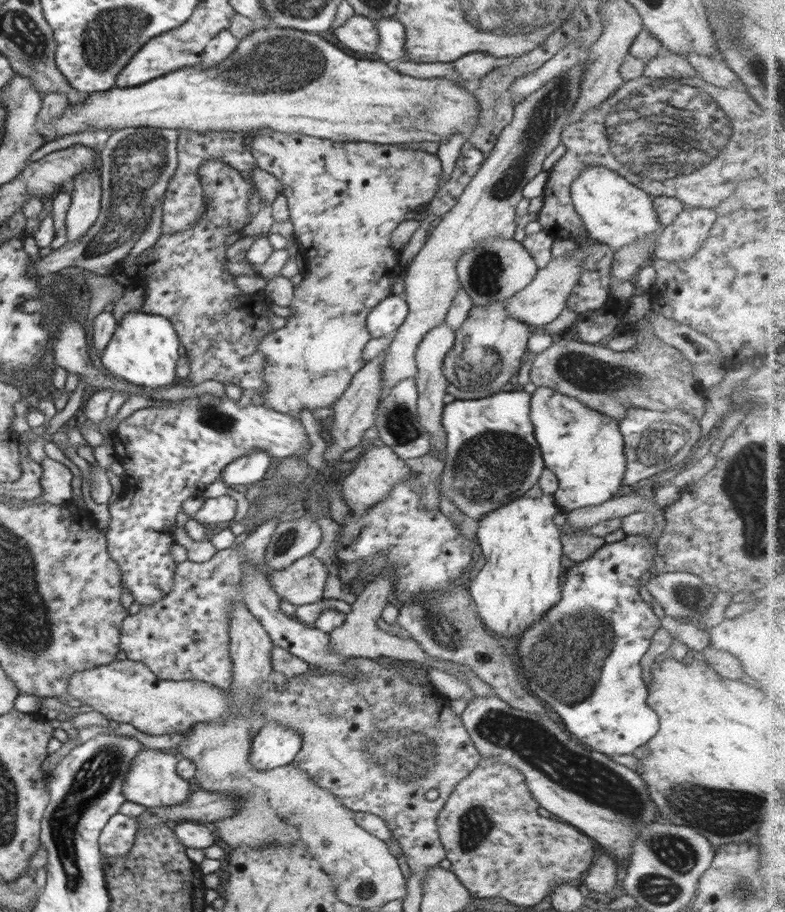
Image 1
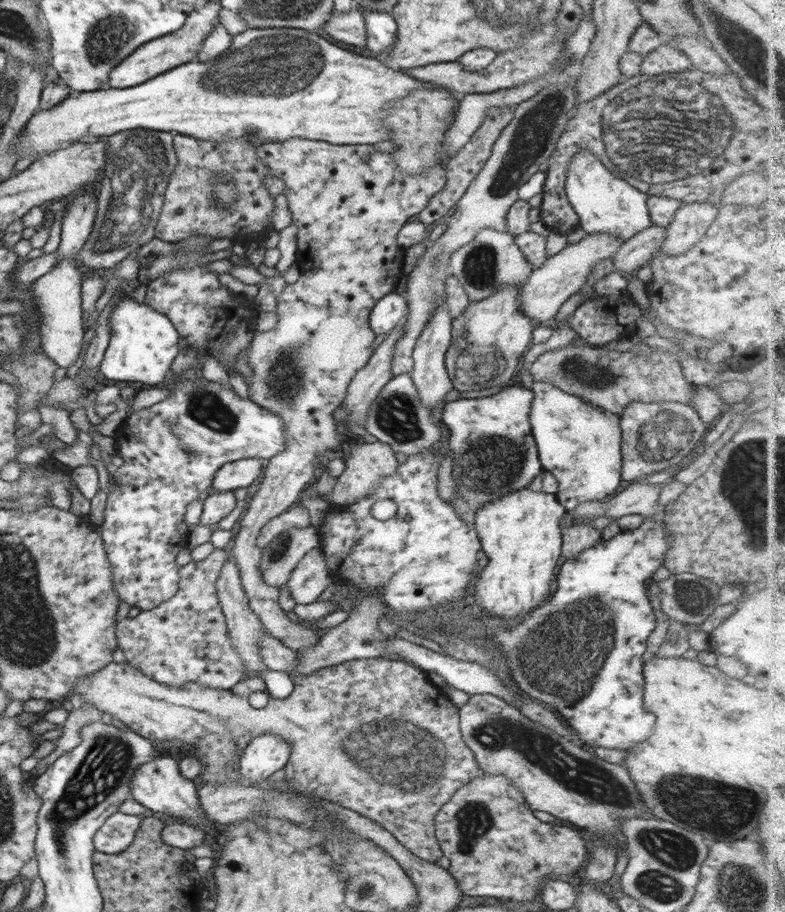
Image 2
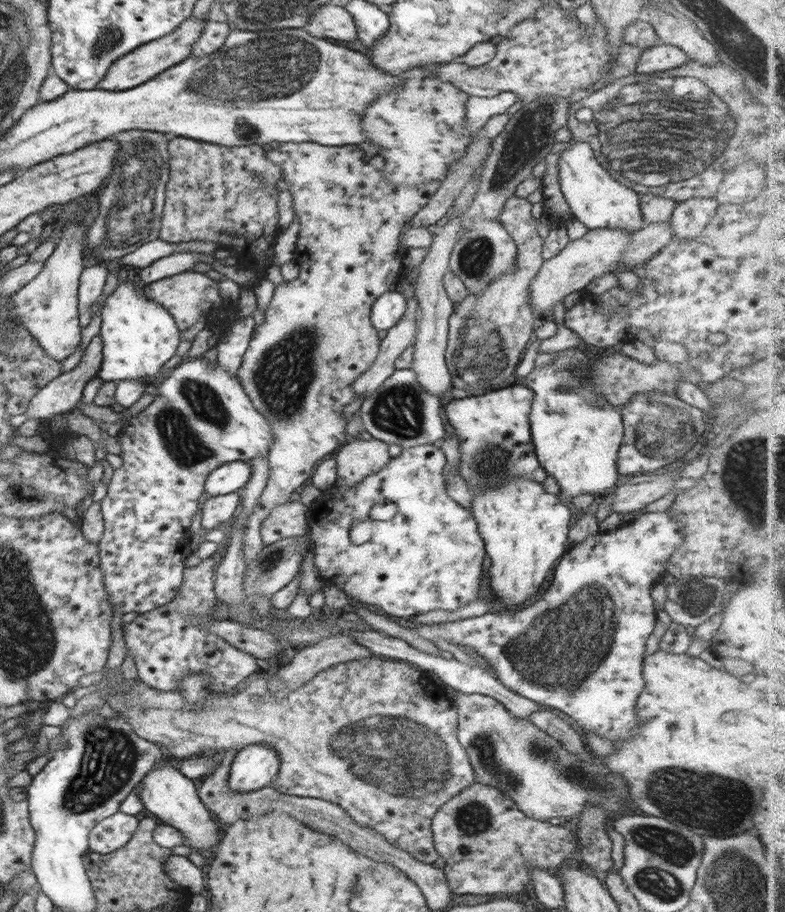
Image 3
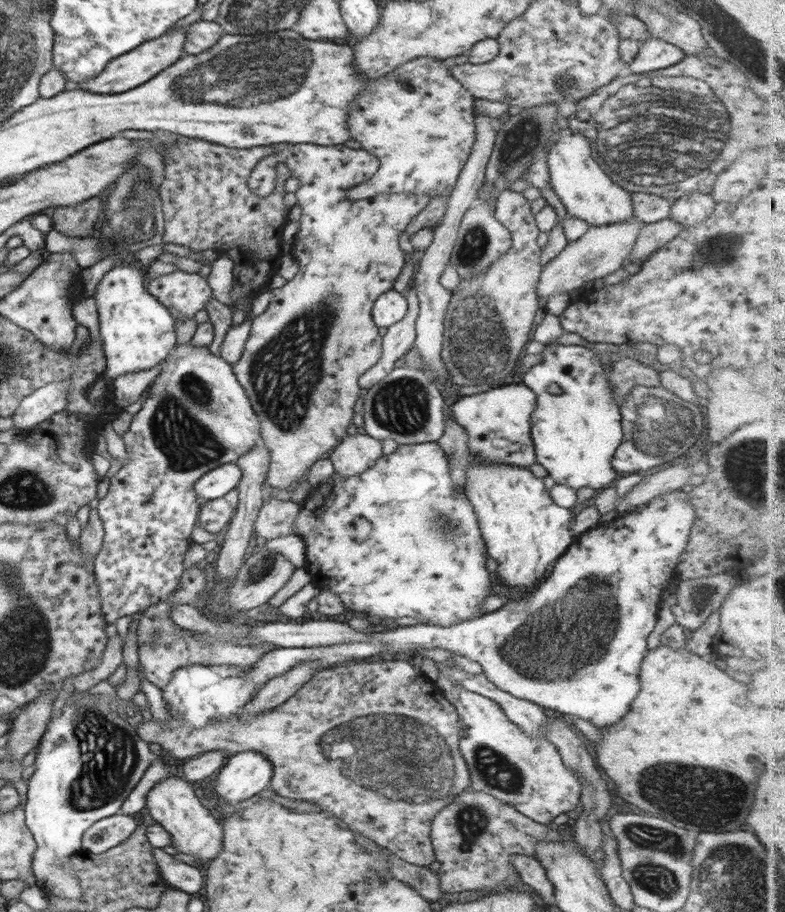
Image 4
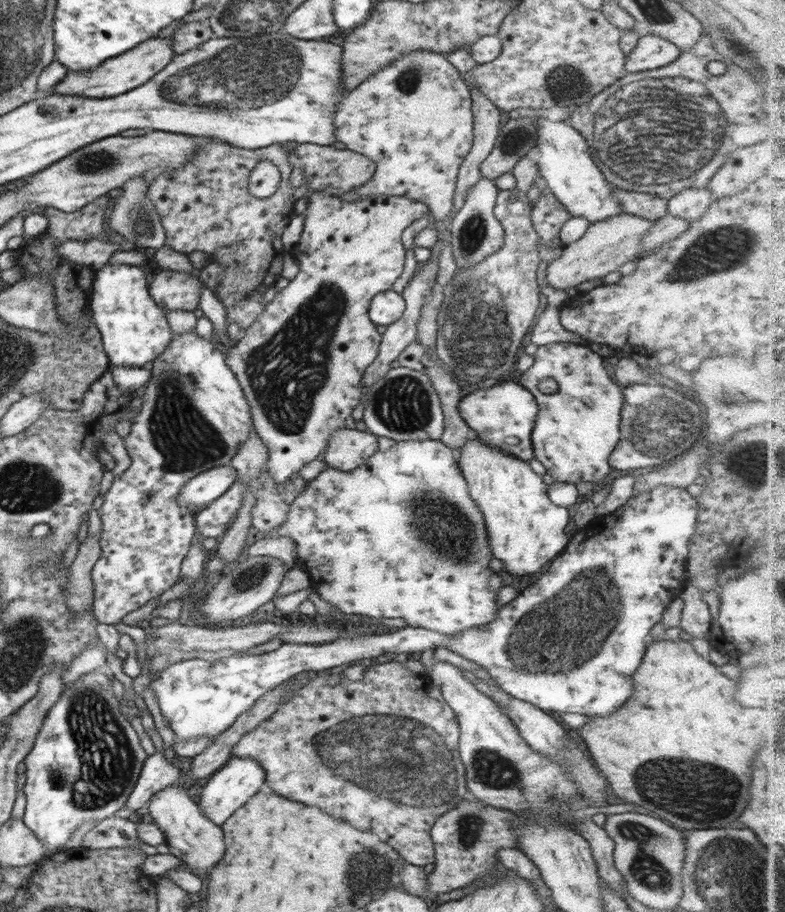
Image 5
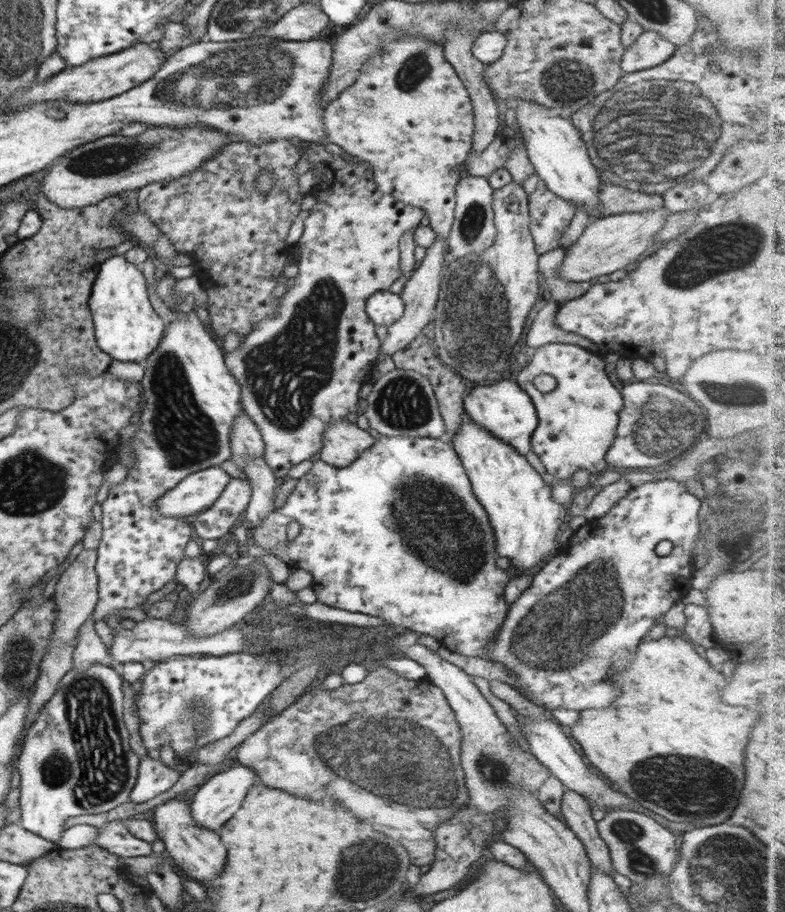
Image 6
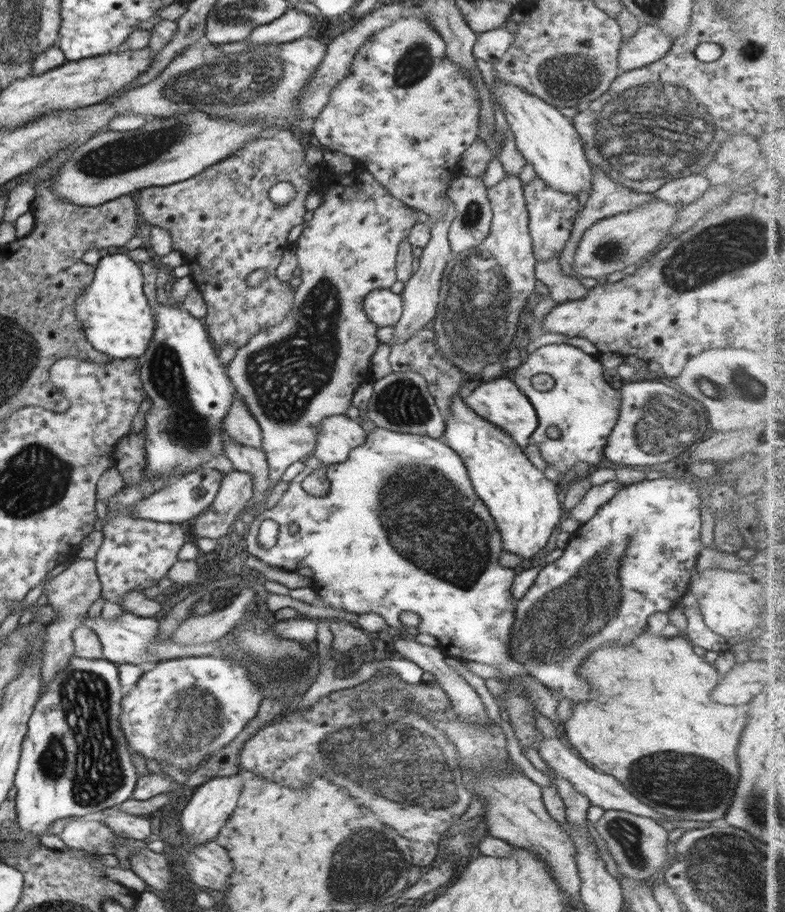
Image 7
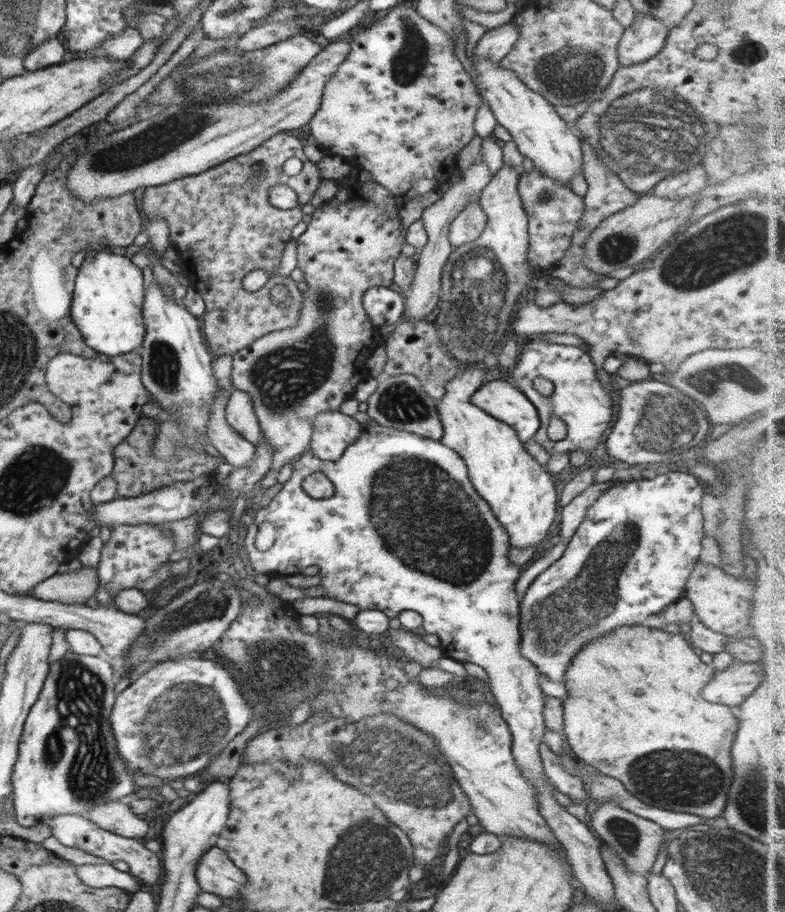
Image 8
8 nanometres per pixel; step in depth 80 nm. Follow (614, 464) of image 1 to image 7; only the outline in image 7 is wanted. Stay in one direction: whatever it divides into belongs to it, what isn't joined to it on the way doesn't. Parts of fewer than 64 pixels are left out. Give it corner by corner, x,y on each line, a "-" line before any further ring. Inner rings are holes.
568,343
544,345
534,352
524,353
523,355
522,366
516,368
516,372
514,372
514,382
526,394
530,403
534,406
538,418
538,429
531,435
530,442
536,444
544,461
550,464
552,469
558,471
560,476
573,470
577,462
586,462
589,466
598,466
605,460
605,446
614,426
617,424
621,406
619,392
612,388
608,374
600,363
600,357
586,353
-
536,374
550,374
555,380
554,388
549,392
535,390
530,380
-
550,426
556,426
562,431
560,439
549,440
546,430

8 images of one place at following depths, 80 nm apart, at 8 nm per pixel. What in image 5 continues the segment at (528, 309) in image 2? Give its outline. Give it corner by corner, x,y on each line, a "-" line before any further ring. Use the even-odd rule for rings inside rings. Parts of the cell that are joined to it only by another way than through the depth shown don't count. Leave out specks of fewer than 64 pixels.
618,213
610,218
591,223
582,238
563,247
562,254
554,262
548,263
546,269
548,284
554,289
564,290
618,271
626,262
639,258
643,236
653,224
655,224
653,220
630,213

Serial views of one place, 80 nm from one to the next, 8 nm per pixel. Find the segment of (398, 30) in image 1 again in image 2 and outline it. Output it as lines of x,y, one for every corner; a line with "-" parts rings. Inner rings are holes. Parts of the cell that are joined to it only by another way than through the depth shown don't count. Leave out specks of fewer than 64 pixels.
364,7
360,11
366,25
366,48
380,57
390,54
397,33
394,17
389,12
376,12

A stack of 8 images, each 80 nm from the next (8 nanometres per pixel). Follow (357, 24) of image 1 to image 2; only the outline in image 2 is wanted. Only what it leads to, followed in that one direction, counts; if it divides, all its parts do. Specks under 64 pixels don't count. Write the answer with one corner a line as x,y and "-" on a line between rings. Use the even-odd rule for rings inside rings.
360,10
341,13
332,11
322,30
338,42
358,47
366,46
366,25

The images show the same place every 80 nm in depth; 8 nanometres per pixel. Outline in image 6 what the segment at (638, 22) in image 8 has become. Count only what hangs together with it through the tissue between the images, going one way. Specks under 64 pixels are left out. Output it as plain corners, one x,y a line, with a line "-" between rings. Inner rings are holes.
655,30
642,31
642,34
625,48
620,67
622,72
631,73
660,66
675,54
677,46

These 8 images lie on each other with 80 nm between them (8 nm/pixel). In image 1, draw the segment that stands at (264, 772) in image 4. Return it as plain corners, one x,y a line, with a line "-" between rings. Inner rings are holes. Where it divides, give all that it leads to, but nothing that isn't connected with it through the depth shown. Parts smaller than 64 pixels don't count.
266,722
252,739
249,764
256,770
291,766
302,746
302,737
293,728

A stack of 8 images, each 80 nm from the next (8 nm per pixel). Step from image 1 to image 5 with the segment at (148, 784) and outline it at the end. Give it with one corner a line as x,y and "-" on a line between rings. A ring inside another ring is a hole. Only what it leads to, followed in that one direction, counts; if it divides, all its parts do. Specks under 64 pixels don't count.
175,783
157,792
148,802
148,814
164,833
170,854
180,858
190,872
206,878
225,856
223,828
203,815
192,786

